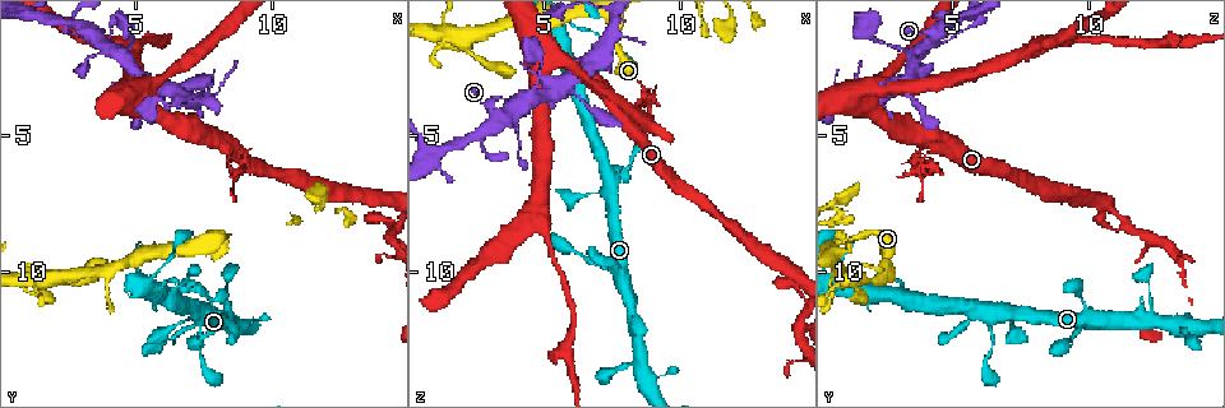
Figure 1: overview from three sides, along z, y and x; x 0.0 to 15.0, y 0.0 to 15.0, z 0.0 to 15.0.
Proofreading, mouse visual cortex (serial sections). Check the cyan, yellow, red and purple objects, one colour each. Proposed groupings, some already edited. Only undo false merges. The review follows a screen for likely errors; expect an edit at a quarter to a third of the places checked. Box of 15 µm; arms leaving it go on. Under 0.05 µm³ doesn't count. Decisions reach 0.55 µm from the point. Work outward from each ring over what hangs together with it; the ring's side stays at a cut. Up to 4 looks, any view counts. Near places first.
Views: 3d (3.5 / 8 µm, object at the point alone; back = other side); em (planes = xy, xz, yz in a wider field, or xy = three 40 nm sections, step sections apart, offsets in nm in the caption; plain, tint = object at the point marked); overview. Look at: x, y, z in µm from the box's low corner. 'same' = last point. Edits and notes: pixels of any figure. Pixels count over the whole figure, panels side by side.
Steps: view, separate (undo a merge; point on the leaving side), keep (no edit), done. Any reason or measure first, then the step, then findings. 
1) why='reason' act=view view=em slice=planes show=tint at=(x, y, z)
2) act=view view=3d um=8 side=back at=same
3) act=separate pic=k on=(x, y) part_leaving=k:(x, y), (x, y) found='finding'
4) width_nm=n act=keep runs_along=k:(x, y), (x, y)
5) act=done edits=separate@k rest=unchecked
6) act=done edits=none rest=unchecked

act=view view=3d um=3.5 at=(8.4, 5.8, 3.9)

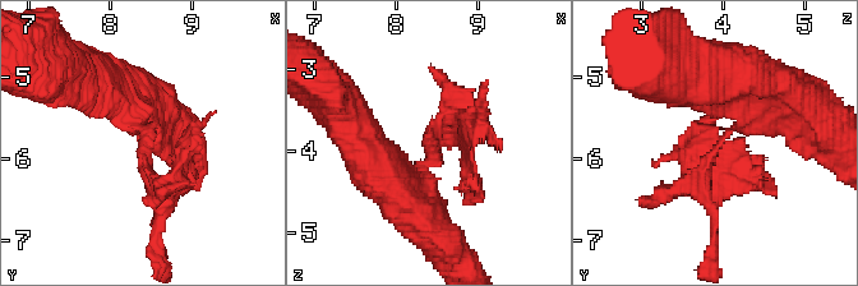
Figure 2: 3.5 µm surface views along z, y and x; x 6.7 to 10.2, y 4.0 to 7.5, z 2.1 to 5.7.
arm_widths_nm=150,400 why='shape alone is not enough' act=view view=em slice=xy step=2 show=tint at=(8.40, 5.85, 3.95)

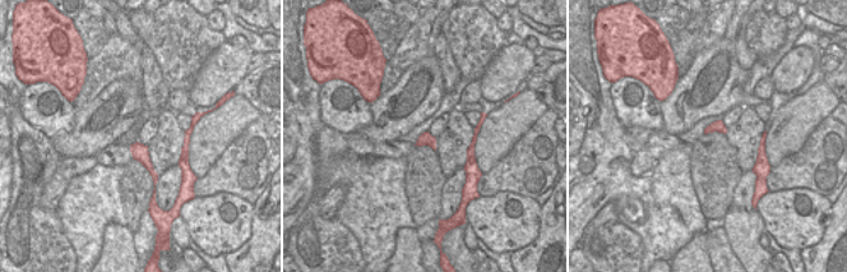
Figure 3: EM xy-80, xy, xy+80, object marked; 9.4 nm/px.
act=separate pic=2 on=(695, 152) part_leaving=2:(728, 133), (688, 184), (728, 169) found='a second cell is stuck on'

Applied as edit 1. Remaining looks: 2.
act=view view=3d um=8 at=(3.9, 1.6, 4.5)

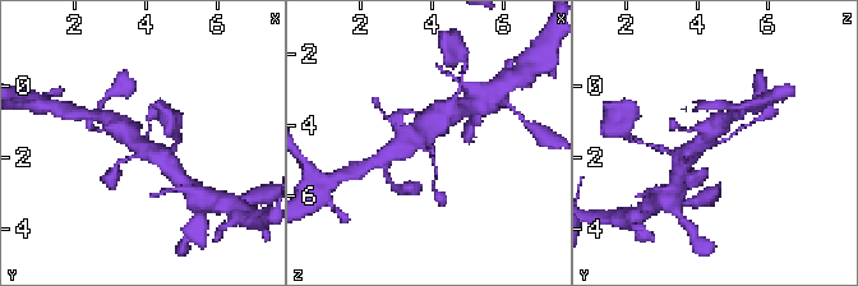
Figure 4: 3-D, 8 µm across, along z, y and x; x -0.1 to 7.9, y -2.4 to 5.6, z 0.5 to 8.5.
arms=3 arm_widths_nm=150,450,500 why='need the tissue' act=view view=em slice=xy step=5 show=tint at=(4.0, 1.6, 4.5)

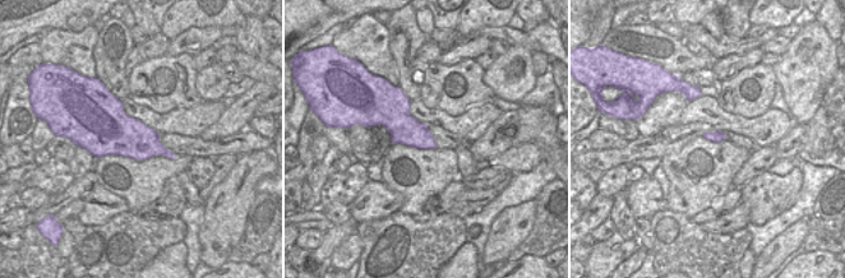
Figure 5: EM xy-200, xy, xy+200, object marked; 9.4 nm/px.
act=keep runs_along=4:(405, 135), (430, 141), (436, 174) found='continuous, no second cell'

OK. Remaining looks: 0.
act=done edits=separate@2 rest=unchecked

